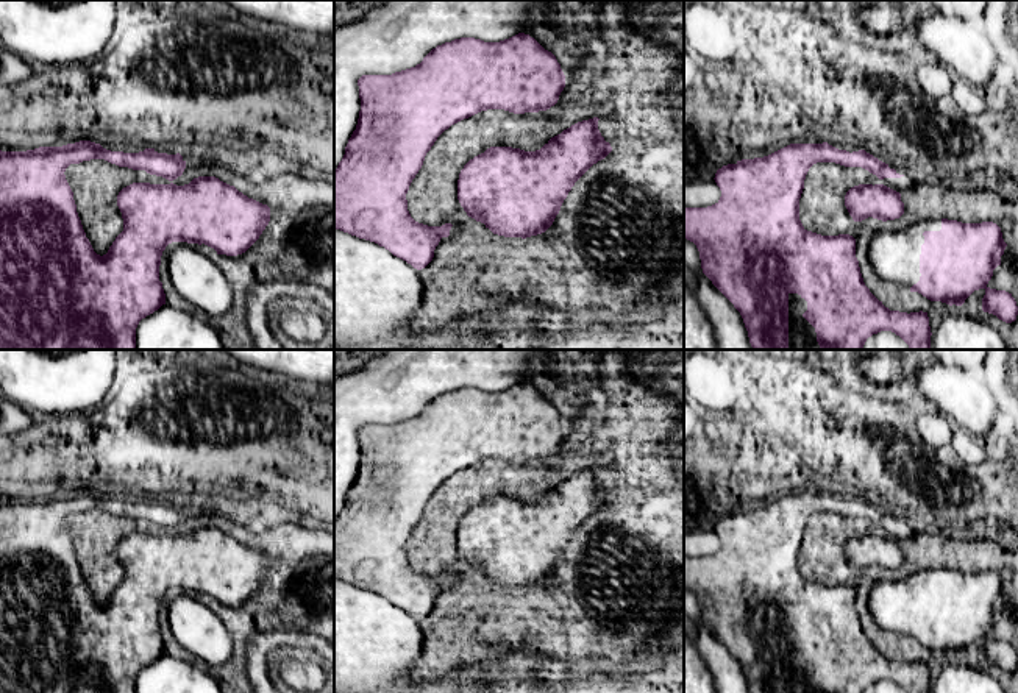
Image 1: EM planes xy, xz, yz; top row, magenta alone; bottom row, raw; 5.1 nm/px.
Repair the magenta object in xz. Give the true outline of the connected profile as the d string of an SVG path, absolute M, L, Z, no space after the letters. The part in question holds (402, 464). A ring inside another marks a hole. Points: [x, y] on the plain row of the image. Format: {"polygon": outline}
{"polygon": "M518 382L500 392L454 389L432 398L415 417L392 425L362 425L358 435L358 474L334 520L334 578L375 592L422 620L453 576L418 573L408 560L409 535L437 487L451 474L487 459L514 464L546 460L557 453L565 425L551 401L529 384Z"}

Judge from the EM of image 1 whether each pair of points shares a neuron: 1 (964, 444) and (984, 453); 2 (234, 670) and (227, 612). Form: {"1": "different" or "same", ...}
{"1": "same", "2": "same"}

